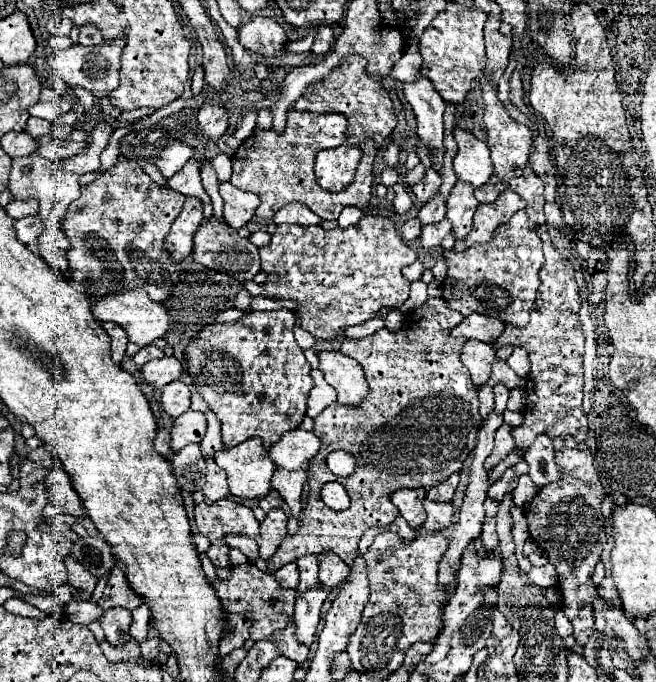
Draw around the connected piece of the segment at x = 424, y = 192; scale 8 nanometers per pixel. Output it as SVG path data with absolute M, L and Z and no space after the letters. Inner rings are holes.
M430 167L430 169L426 171L424 179L412 187L412 193L416 195L416 199L418 199L418 201L426 203L426 201L430 201L430 199L438 193L440 183L442 183L442 181L440 181L440 175Z

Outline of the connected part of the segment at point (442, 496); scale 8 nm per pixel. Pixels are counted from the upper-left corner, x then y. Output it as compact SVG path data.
M458 473L450 475L448 481L444 481L444 483L436 485L436 487L428 489L428 499L430 499L430 501L452 501L452 495L454 495L454 491L456 491L458 481L460 481Z

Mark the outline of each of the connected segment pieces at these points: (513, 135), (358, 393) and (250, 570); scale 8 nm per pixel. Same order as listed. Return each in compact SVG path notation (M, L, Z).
M486 83L482 87L482 91L484 91L484 95L482 95L484 109L486 109L486 113L484 113L484 125L486 125L486 135L488 135L486 145L488 145L488 149L492 153L494 172L488 183L482 185L482 187L478 187L474 191L474 195L476 195L476 199L480 203L492 203L492 201L496 201L500 197L500 193L504 193L509 188L509 181L512 178L522 175L523 169L526 167L526 163L528 163L528 155L530 155L532 133L530 133L530 129L526 125L510 119L510 115L506 113L506 109L502 107L502 103L498 101L496 87L492 87L490 83Z
M322 351L318 357L326 383L330 383L338 393L338 403L352 407L360 405L368 395L362 367L340 351Z
M242 563L242 565L230 565L230 577L228 579L216 579L210 581L214 587L220 603L222 603L222 613L238 613L246 619L252 621L250 627L250 639L268 639L274 631L282 631L284 625L292 621L294 615L294 601L296 601L296 591L292 589L282 589L274 575L258 571L252 563Z

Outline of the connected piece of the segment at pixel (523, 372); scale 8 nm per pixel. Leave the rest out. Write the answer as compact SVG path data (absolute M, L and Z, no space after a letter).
M514 347L514 353L508 357L506 361L520 377L528 377L530 373L530 361L528 361L528 353L522 347Z

